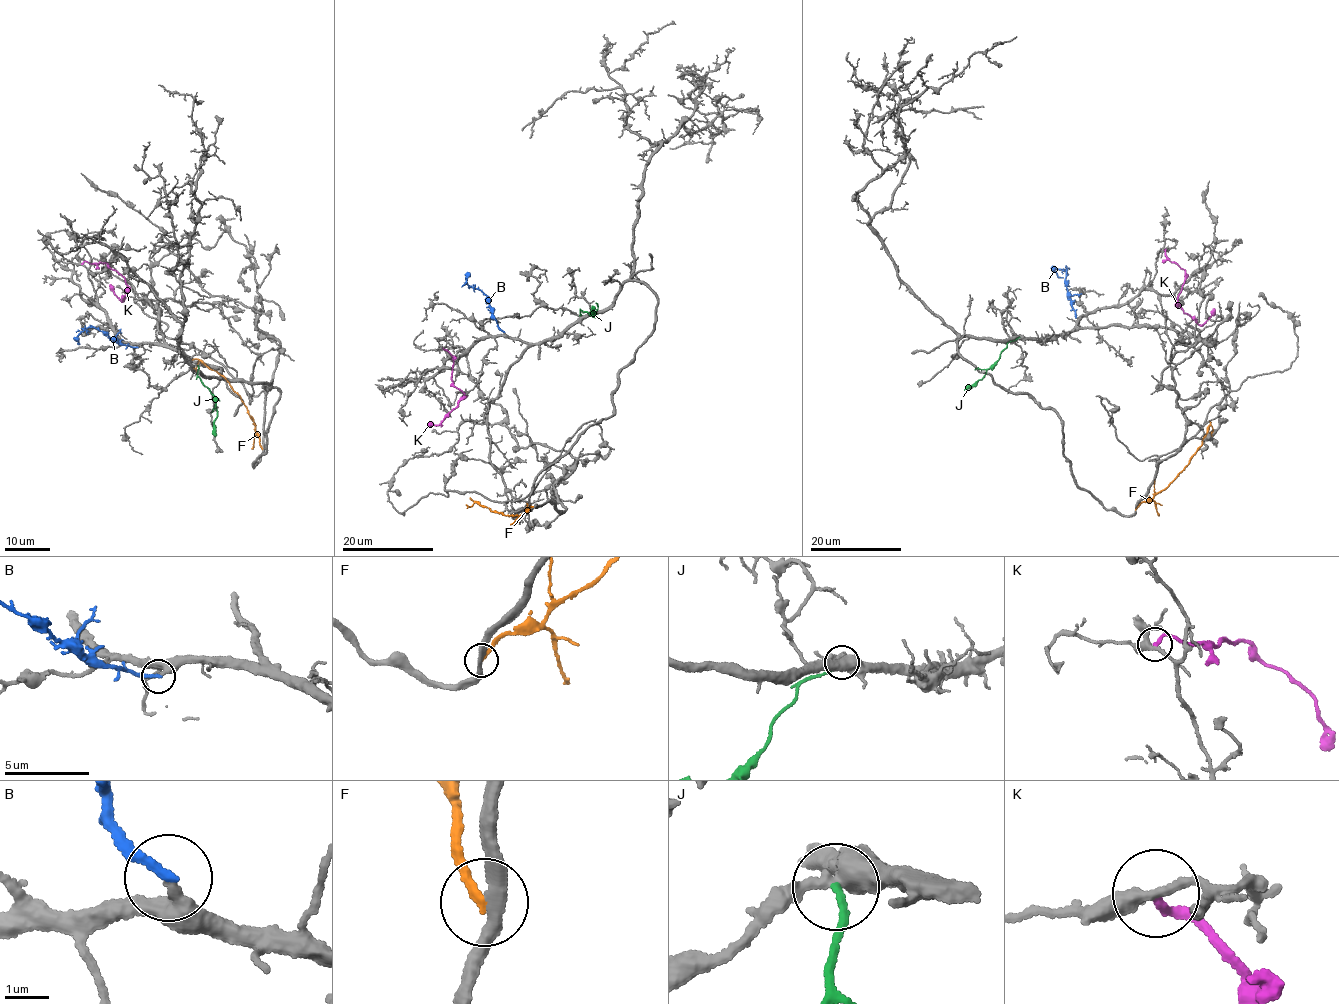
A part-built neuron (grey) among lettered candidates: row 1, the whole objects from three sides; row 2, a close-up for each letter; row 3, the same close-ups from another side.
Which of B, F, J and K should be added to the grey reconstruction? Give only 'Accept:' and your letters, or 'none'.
Accept: B

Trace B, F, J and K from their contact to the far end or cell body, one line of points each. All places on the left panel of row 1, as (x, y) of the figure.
B: (137, 347), (88, 326), (81, 333), (77, 343)
F: (262, 448), (245, 405), (228, 382), (198, 360), (195, 370)
J: (197, 365), (198, 375), (210, 391), (216, 406), (213, 428), (215, 437)
K: (82, 264), (87, 261), (98, 265), (101, 261), (116, 270), (124, 279), (127, 291), (121, 301), (110, 284)

